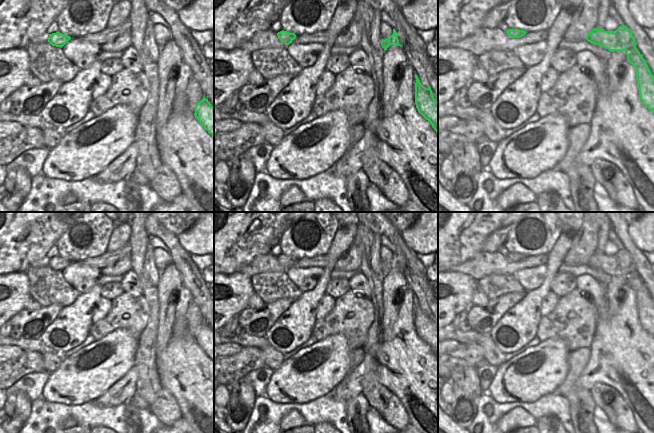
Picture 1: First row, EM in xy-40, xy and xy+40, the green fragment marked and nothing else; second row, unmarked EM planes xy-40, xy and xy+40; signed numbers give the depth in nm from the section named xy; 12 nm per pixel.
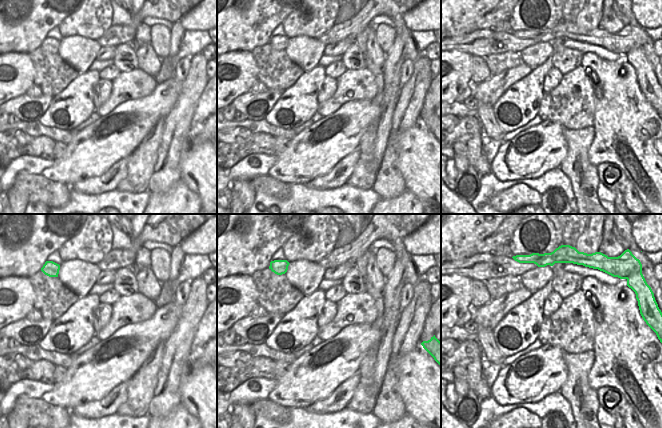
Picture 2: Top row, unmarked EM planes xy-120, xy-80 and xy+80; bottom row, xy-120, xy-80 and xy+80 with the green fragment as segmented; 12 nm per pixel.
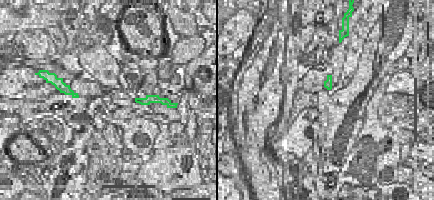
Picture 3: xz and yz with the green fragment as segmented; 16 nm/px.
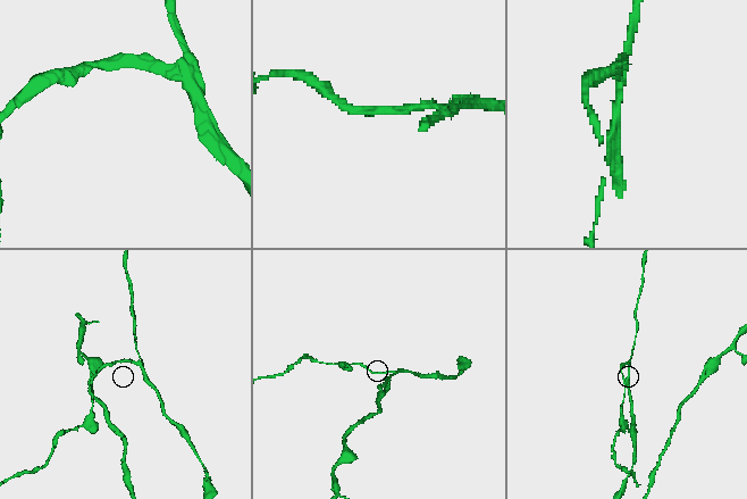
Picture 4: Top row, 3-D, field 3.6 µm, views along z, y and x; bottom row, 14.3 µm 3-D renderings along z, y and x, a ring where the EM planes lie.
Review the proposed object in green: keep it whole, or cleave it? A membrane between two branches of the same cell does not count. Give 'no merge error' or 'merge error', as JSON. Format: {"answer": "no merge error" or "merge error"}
{"answer": "merge error"}

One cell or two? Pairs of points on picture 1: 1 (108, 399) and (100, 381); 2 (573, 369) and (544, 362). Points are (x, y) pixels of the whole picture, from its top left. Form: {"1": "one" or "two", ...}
{"1": "two", "2": "two"}

